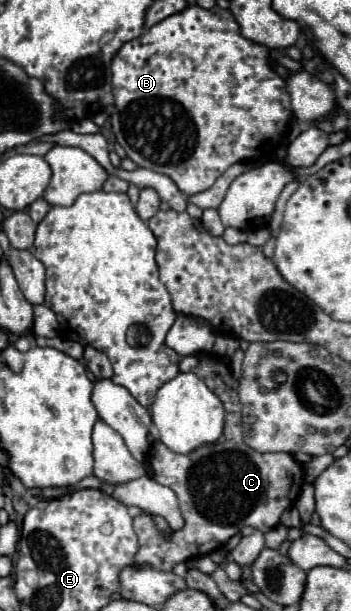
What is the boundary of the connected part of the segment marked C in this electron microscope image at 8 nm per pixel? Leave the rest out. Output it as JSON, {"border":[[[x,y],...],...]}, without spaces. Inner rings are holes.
{"border":[[[189,355],[179,361],[181,371],[193,371],[205,385],[221,399],[225,407],[225,431],[221,435],[219,451],[193,451],[177,455],[161,441],[153,441],[147,467],[149,475],[175,491],[185,525],[171,535],[161,533],[149,513],[133,519],[139,535],[139,551],[133,565],[149,565],[159,571],[171,571],[177,563],[207,555],[225,545],[243,527],[267,531],[275,527],[287,507],[293,507],[303,485],[301,465],[289,453],[257,453],[245,445],[241,433],[241,403],[237,399],[237,381],[233,379],[225,359],[215,355]]]}

